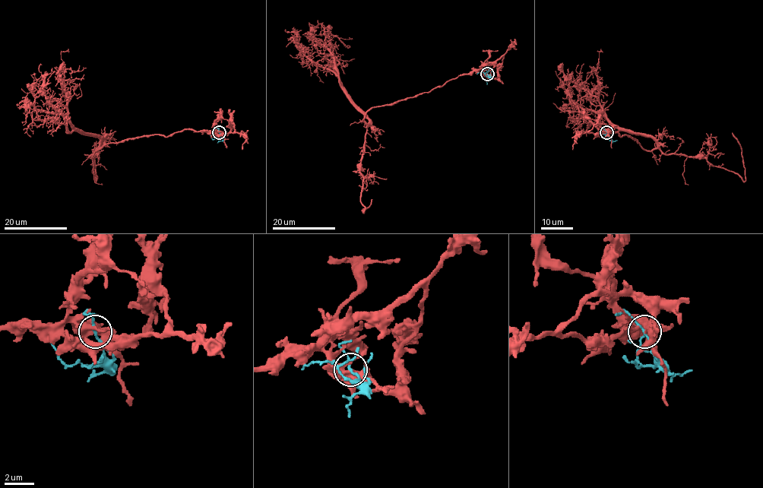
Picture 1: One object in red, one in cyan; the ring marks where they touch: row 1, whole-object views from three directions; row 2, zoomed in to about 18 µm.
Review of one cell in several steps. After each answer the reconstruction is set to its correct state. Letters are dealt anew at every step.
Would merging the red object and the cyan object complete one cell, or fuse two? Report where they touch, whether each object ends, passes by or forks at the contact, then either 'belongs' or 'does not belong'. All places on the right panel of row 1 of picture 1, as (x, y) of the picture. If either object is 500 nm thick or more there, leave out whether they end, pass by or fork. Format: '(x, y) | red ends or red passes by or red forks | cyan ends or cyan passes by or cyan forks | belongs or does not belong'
(606, 132) | red forks | cyan passes by | does not belong

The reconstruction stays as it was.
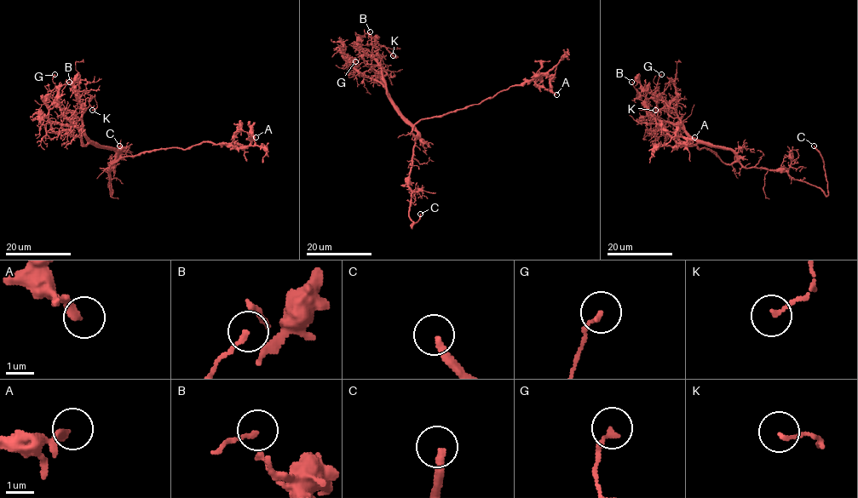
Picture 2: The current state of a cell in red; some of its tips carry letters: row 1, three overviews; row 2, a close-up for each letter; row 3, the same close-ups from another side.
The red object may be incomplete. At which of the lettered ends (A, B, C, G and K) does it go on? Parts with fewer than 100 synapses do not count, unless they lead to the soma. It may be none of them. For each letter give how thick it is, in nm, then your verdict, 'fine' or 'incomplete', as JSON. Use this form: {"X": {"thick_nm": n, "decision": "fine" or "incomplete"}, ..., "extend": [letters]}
{"A": {"thick_nm": 280, "decision": "fine"}, "B": {"thick_nm": 110, "decision": "fine"}, "C": {"thick_nm": 260, "decision": "incomplete"}, "G": {"thick_nm": 170, "decision": "fine"}, "K": {"thick_nm": 130, "decision": "fine"}, "extend": ["C"]}

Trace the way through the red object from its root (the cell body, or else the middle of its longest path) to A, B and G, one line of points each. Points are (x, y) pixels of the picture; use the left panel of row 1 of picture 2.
A: (115, 163), (202, 142), (247, 147), (255, 143), (250, 137), (256, 137)
B: (115, 163), (114, 149), (85, 145), (80, 130), (61, 112), (57, 100), (69, 82)
G: (115, 163), (114, 149), (94, 143), (78, 128), (48, 121), (46, 100), (55, 87), (54, 74)

